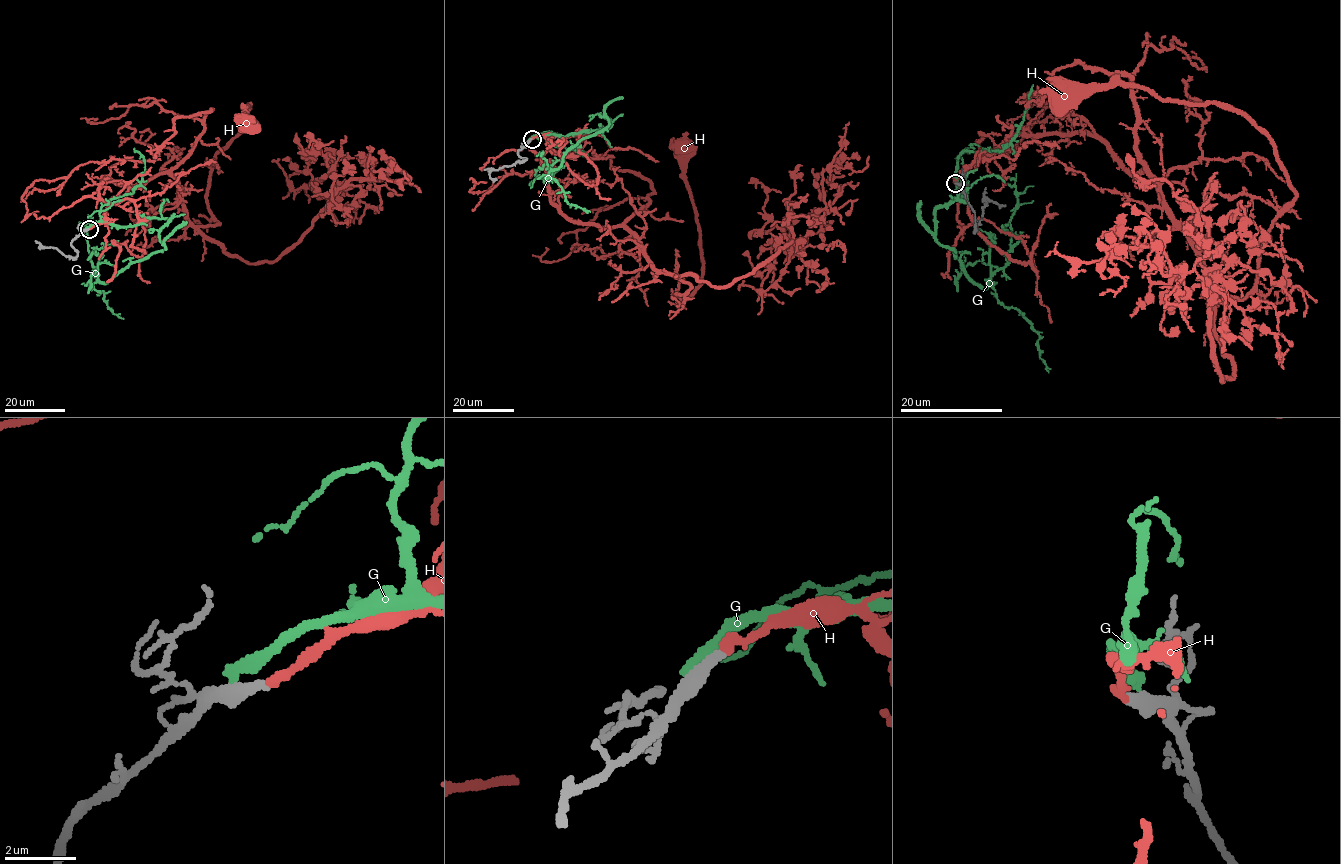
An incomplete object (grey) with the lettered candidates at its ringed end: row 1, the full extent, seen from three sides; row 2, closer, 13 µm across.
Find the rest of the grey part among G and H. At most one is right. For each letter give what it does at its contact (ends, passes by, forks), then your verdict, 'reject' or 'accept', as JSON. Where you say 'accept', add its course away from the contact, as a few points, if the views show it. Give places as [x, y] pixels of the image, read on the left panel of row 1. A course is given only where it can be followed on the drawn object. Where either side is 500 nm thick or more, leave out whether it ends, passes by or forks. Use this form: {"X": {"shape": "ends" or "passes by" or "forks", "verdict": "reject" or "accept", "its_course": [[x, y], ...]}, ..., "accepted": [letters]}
{"G": {"verdict": "reject"}, "H": {"shape": "ends", "verdict": "accept", "its_course": [[89, 229], [107, 175], [168, 173], [188, 219], [218, 223], [211, 169], [250, 103], [245, 123]]}, "accepted": ["H"]}

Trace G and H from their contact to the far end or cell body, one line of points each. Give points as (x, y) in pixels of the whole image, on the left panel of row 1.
G: (85, 229), (94, 224), (135, 226), (170, 218), (159, 231), (165, 247), (104, 283), (86, 237), (92, 217)
H: (89, 229), (107, 175), (168, 173), (188, 219), (218, 223), (211, 169), (250, 103), (245, 123)

